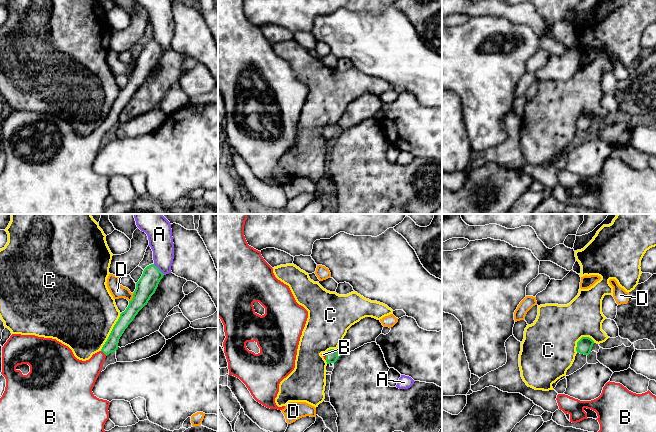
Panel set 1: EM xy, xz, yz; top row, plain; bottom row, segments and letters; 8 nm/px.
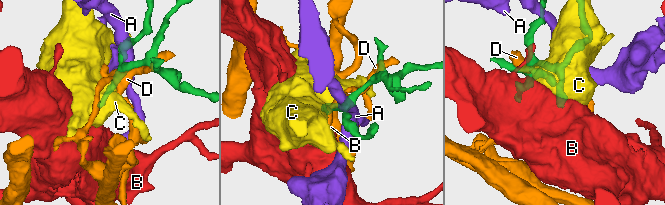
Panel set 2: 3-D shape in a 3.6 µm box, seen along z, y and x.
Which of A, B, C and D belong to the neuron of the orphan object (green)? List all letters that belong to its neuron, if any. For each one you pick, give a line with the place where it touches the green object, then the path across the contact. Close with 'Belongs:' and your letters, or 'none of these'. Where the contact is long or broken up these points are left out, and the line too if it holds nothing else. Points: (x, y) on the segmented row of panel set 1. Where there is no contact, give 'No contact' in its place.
B: Touches green at xy (104, 353). Path across: xy (111, 345), (104, 353), (82, 375)
Belongs: B

